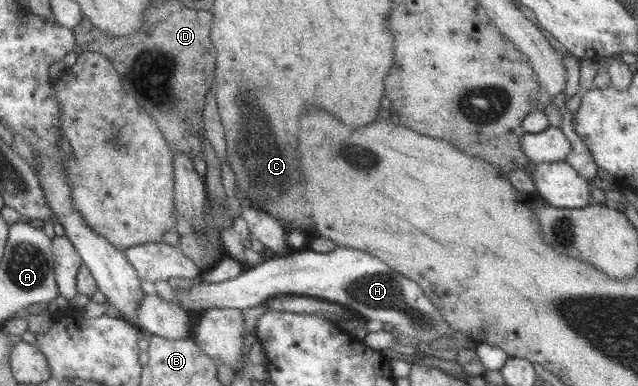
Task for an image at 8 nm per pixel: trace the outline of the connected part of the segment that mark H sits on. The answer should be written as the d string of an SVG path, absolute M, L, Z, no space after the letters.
M337 247L321 253L310 248L292 251L291 254L274 256L249 267L237 277L216 283L193 284L186 289L174 289L181 308L191 311L209 308L234 308L238 311L263 304L277 295L299 295L323 299L349 308L361 320L379 320L395 328L406 341L423 342L420 354L429 354L429 343L441 336L453 336L461 340L455 350L465 350L469 344L467 335L449 327L443 315L427 299L413 280L401 276L377 257L349 247Z

